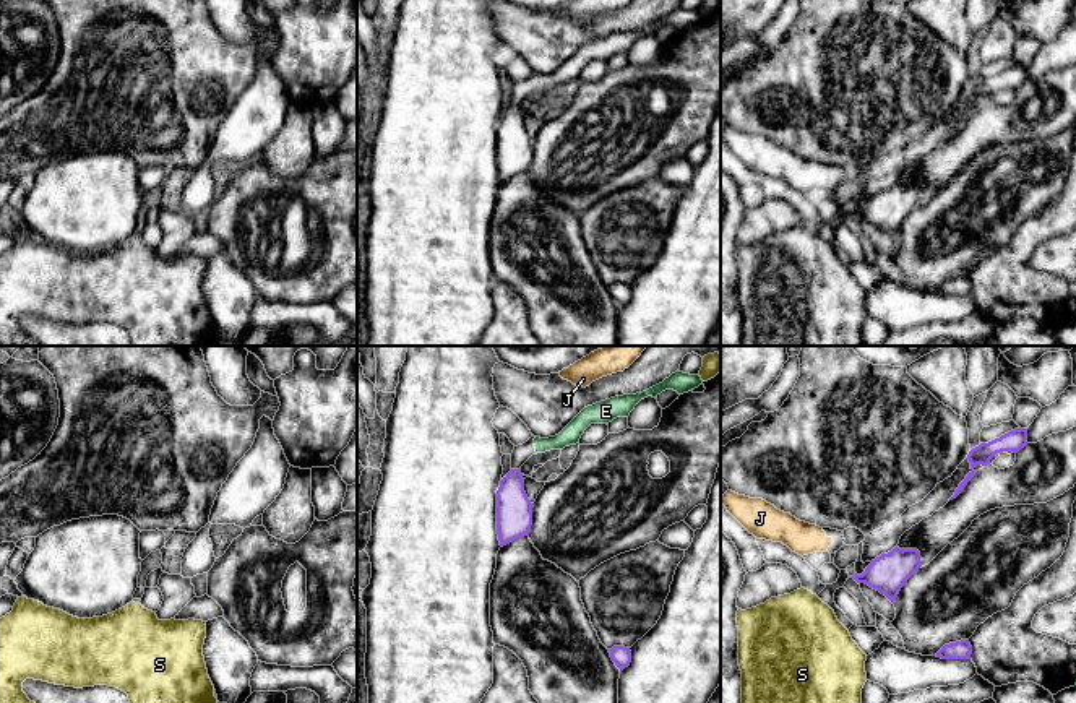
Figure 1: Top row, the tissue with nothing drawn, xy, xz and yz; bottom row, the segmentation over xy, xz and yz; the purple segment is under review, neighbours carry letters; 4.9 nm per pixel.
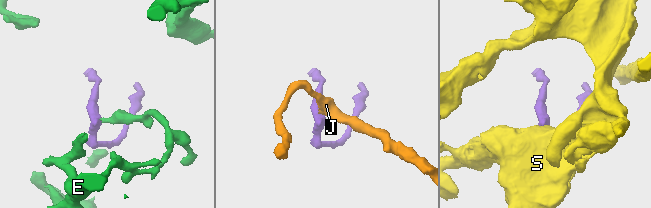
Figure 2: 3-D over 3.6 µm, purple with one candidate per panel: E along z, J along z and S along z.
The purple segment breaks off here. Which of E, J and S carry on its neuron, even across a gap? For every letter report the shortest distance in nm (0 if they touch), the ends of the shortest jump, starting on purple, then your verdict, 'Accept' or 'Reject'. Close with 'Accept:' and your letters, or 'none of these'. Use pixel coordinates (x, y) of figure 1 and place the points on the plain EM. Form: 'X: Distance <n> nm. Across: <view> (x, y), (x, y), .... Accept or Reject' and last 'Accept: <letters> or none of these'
E: Distance 120 nm. Across: xz (518, 106), (536, 88). Accept
J: Distance 180 nm. Across: yz (852, 213), (826, 187). Reject
S: Distance 190 nm. Across: yz (852, 213), (826, 241). Reject
Accept: E

